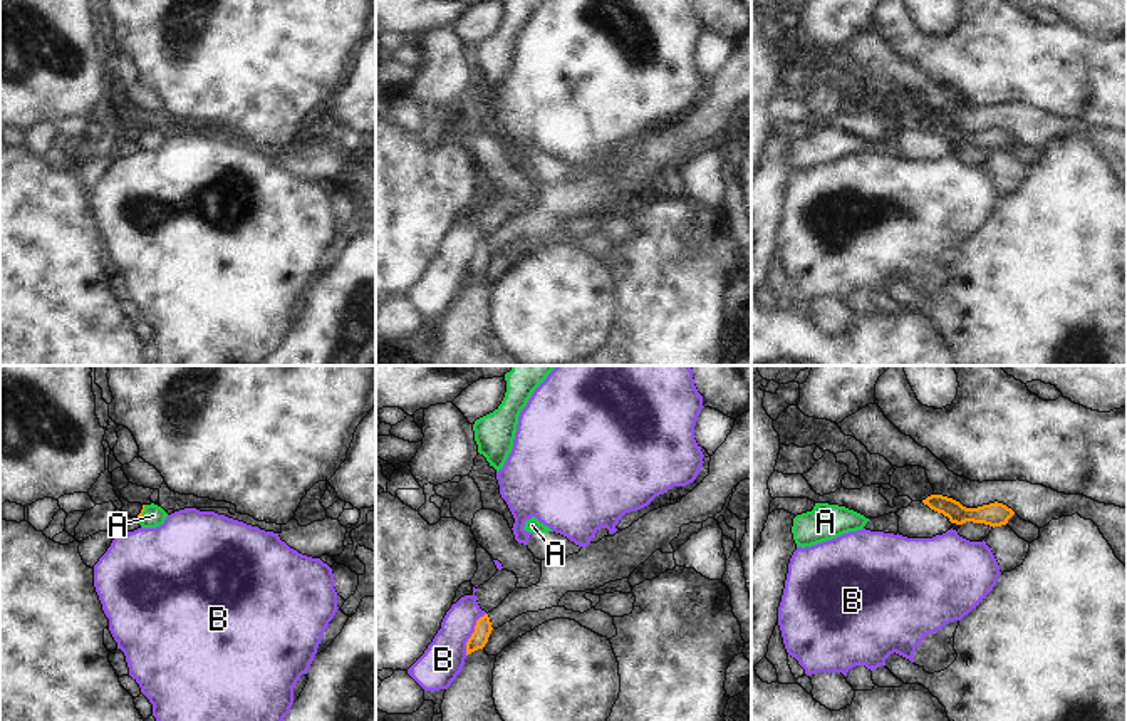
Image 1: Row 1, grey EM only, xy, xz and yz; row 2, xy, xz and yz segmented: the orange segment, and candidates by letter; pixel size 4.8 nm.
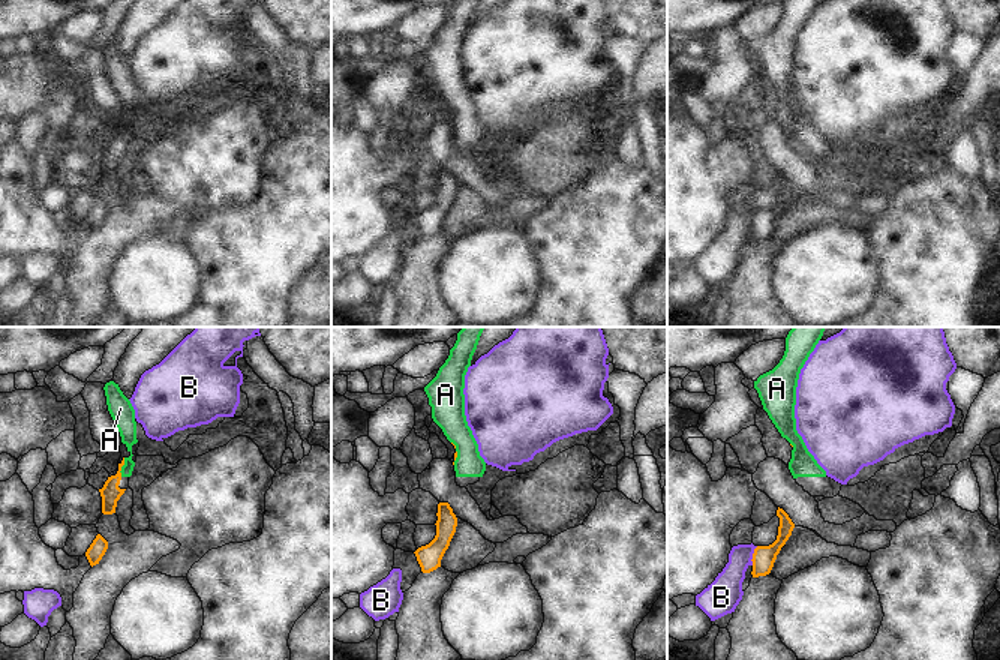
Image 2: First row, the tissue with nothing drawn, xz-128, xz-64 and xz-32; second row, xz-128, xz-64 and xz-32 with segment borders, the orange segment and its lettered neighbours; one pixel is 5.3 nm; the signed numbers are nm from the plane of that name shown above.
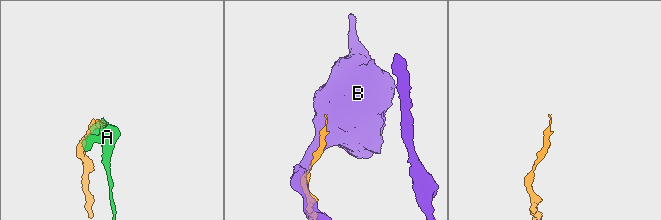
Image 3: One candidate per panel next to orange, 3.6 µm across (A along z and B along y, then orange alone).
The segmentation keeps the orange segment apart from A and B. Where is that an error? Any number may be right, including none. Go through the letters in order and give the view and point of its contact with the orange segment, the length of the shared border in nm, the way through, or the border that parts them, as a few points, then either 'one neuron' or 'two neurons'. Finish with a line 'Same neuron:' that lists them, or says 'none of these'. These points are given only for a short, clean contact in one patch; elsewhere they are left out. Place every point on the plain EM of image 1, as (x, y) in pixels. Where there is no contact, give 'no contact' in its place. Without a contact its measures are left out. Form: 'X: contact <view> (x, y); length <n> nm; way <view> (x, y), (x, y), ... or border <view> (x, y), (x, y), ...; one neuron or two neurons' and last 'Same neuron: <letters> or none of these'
A: contact xy (143, 134); length 80 nm; way xy (140, 140), (143, 134), (153, 140); one neuron
B: contact xz (472, 259); length 220 nm; two neurons
Same neuron: A

